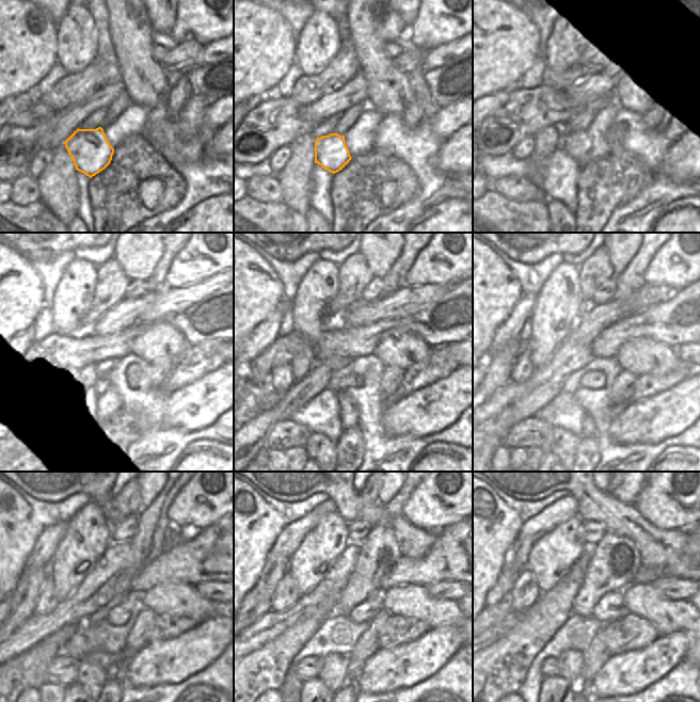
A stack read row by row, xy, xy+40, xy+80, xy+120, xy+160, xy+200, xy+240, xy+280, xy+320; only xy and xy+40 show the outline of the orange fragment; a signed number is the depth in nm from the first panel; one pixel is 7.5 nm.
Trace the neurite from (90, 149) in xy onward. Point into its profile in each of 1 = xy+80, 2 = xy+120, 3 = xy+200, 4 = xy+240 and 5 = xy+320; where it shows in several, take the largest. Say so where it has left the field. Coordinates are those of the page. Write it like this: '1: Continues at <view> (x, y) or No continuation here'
1: Continues at xy+80 (576, 144)
2: Continues at xy+120 (100, 384)
3: Continues at xy+200 (593, 380)
4: Continues at xy+240 (118, 616)
5: Continues at xy+320 (610, 607)

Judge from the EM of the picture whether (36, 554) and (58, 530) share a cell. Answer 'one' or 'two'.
one

